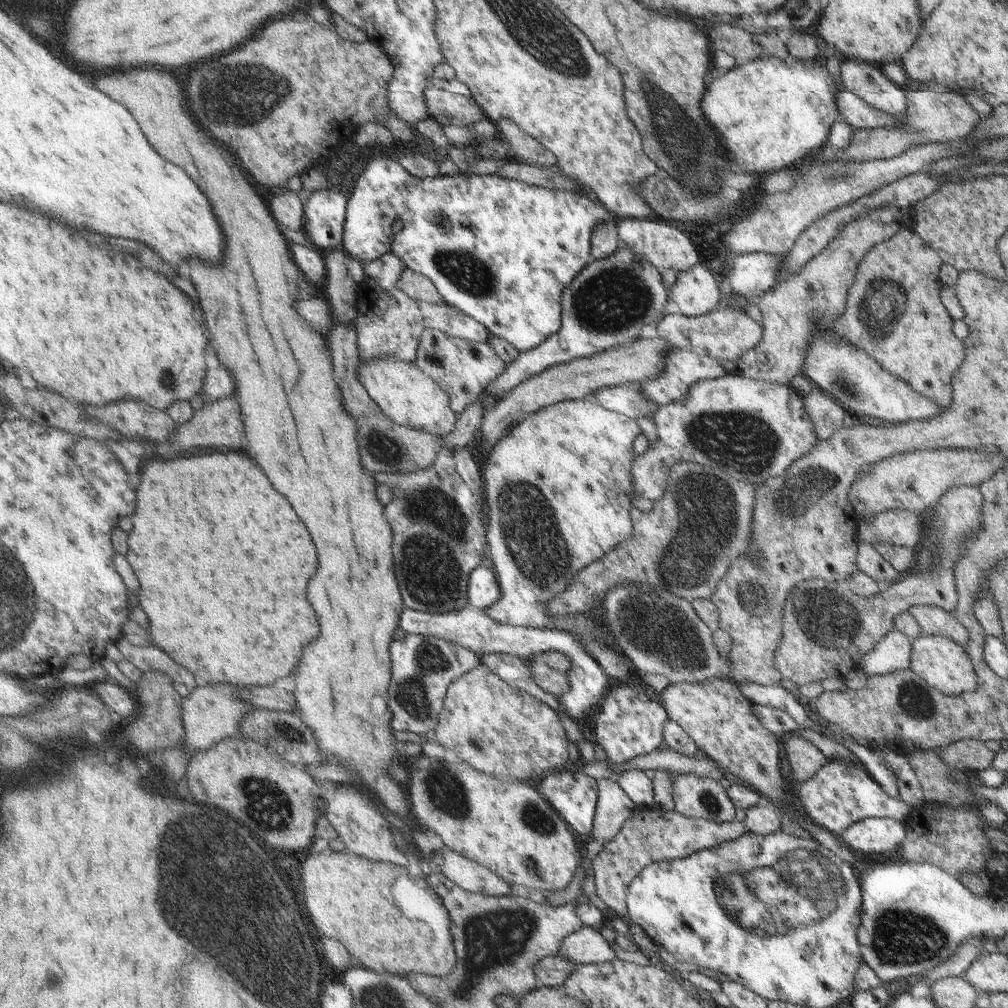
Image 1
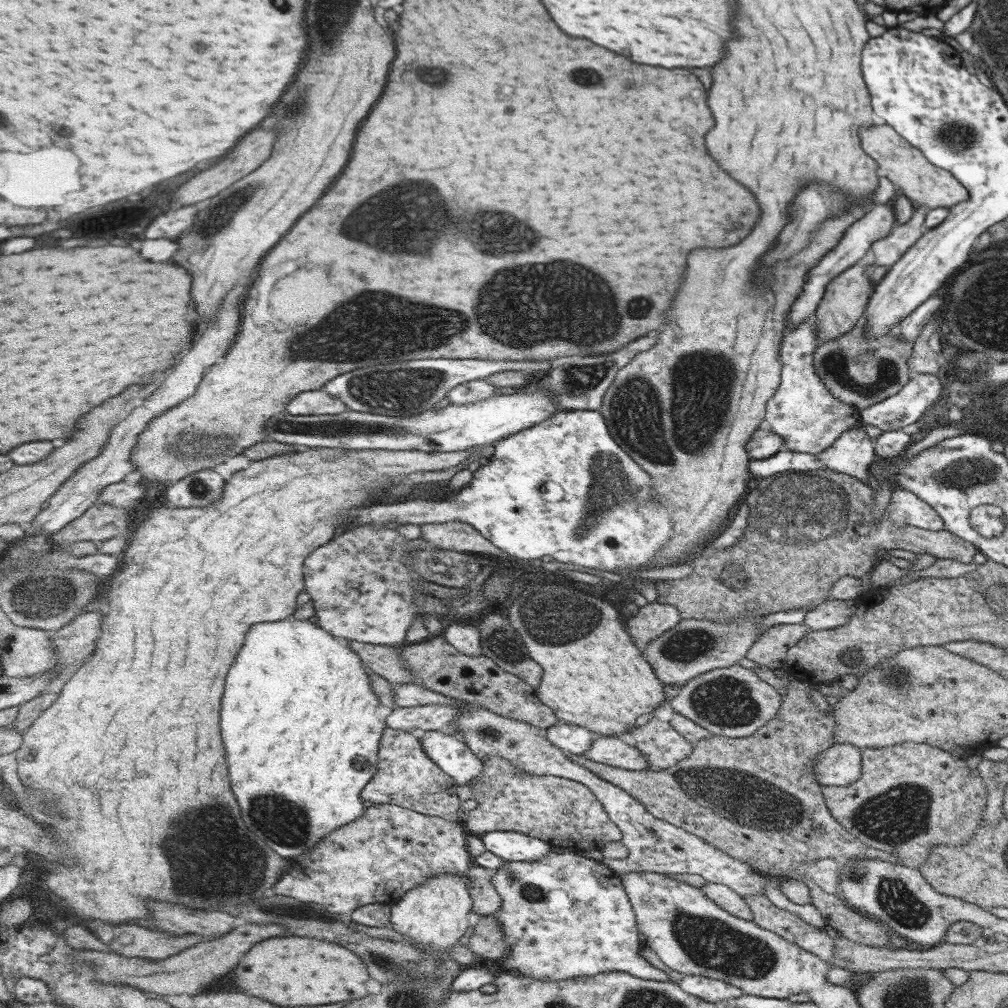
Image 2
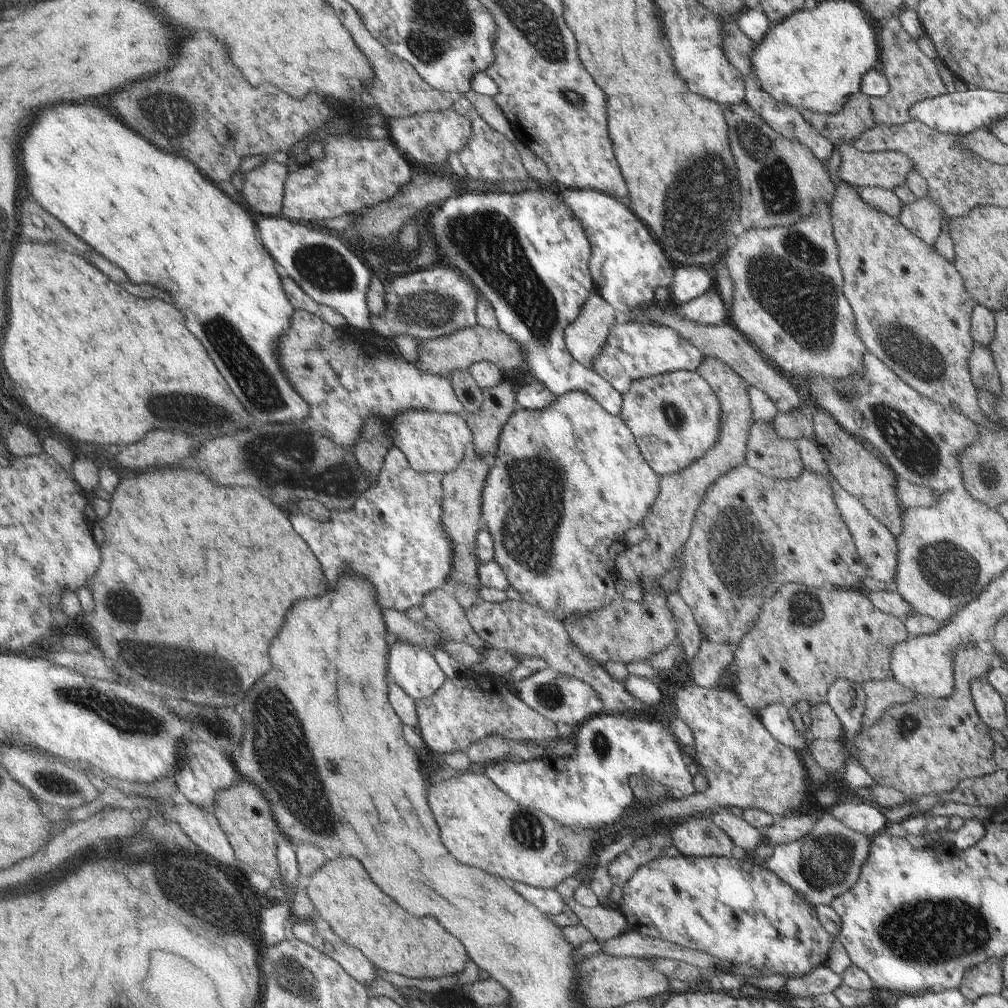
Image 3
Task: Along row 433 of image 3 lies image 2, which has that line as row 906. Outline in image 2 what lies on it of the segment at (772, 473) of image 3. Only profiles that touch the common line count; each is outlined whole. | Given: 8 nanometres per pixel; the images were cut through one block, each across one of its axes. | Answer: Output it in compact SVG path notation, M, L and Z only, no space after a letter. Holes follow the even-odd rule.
M765 895L747 896L753 917L750 919L763 930L774 931L787 942L818 955L828 966L833 963L833 941L821 927L813 927L788 911L775 907Z

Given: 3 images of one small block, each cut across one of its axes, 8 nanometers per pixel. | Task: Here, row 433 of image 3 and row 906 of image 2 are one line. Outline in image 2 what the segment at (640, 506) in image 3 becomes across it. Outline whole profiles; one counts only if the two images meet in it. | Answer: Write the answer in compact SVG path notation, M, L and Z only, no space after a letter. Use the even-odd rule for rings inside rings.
M549 852L531 862L505 861L494 869L491 884L499 895L500 906L492 914L499 921L505 939L505 958L499 960L501 970L529 975L531 978L553 981L593 976L611 971L625 972L643 980L665 982L667 974L653 969L639 955L635 914L623 890L621 878L605 861L585 858L574 853Z

